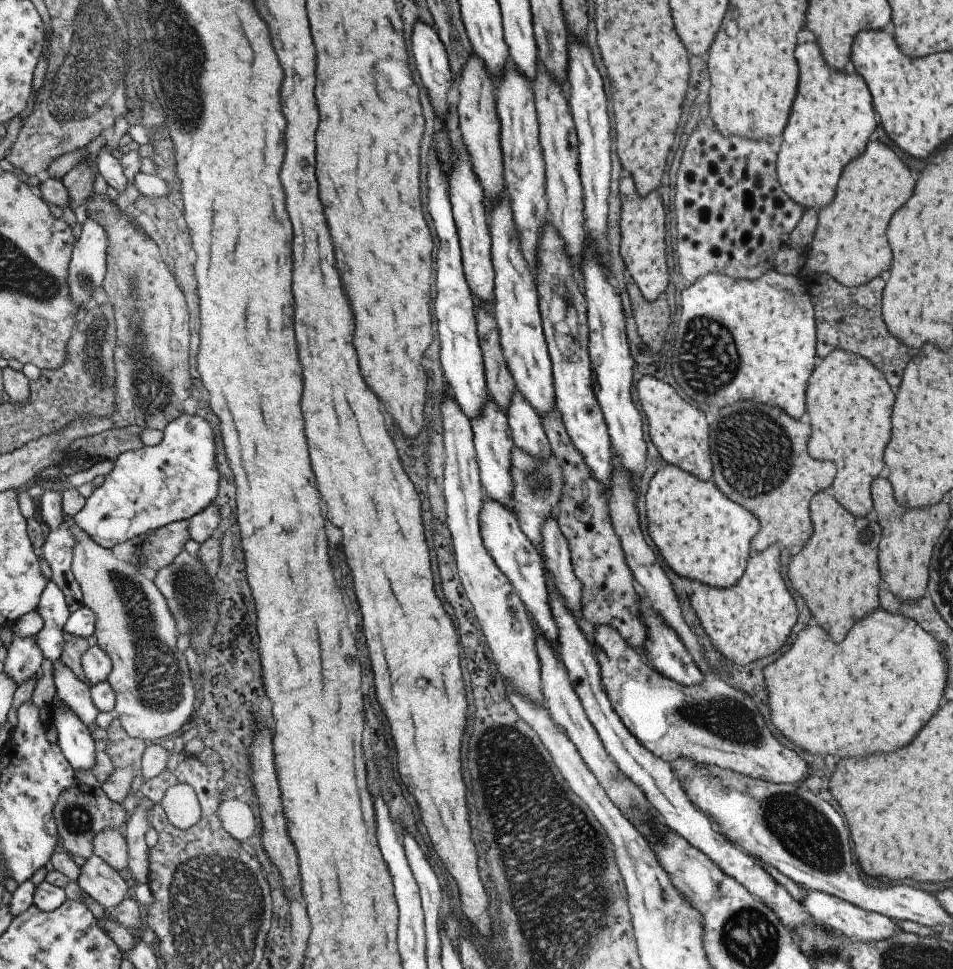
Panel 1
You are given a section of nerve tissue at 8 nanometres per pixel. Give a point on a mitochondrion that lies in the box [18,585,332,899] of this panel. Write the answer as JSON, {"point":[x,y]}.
{"point":[77,818]}

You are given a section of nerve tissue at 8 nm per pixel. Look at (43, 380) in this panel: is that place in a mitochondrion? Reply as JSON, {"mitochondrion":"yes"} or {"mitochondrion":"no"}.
{"mitochondrion":"no"}

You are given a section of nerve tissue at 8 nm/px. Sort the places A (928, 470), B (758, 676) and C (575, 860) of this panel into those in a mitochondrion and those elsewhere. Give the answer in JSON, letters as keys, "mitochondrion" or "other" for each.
{"A":"other","B":"other","C":"mitochondrion"}

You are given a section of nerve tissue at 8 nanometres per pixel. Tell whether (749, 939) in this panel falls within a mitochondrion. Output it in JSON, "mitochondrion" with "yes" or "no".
{"mitochondrion":"yes"}

